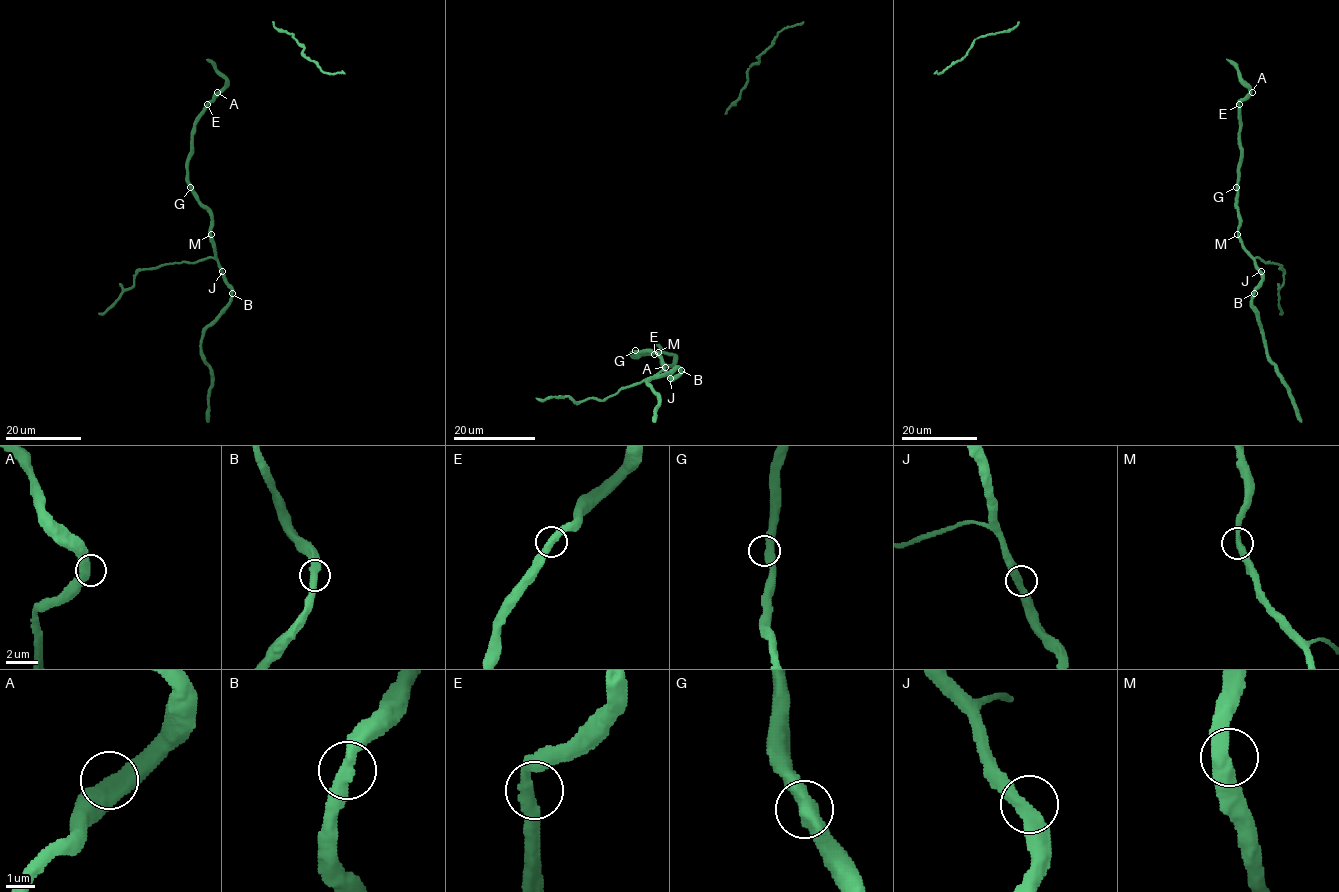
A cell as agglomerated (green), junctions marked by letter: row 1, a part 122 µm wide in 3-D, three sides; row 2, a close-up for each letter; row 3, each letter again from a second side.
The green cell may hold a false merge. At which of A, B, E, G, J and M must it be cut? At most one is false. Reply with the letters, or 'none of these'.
none of these

